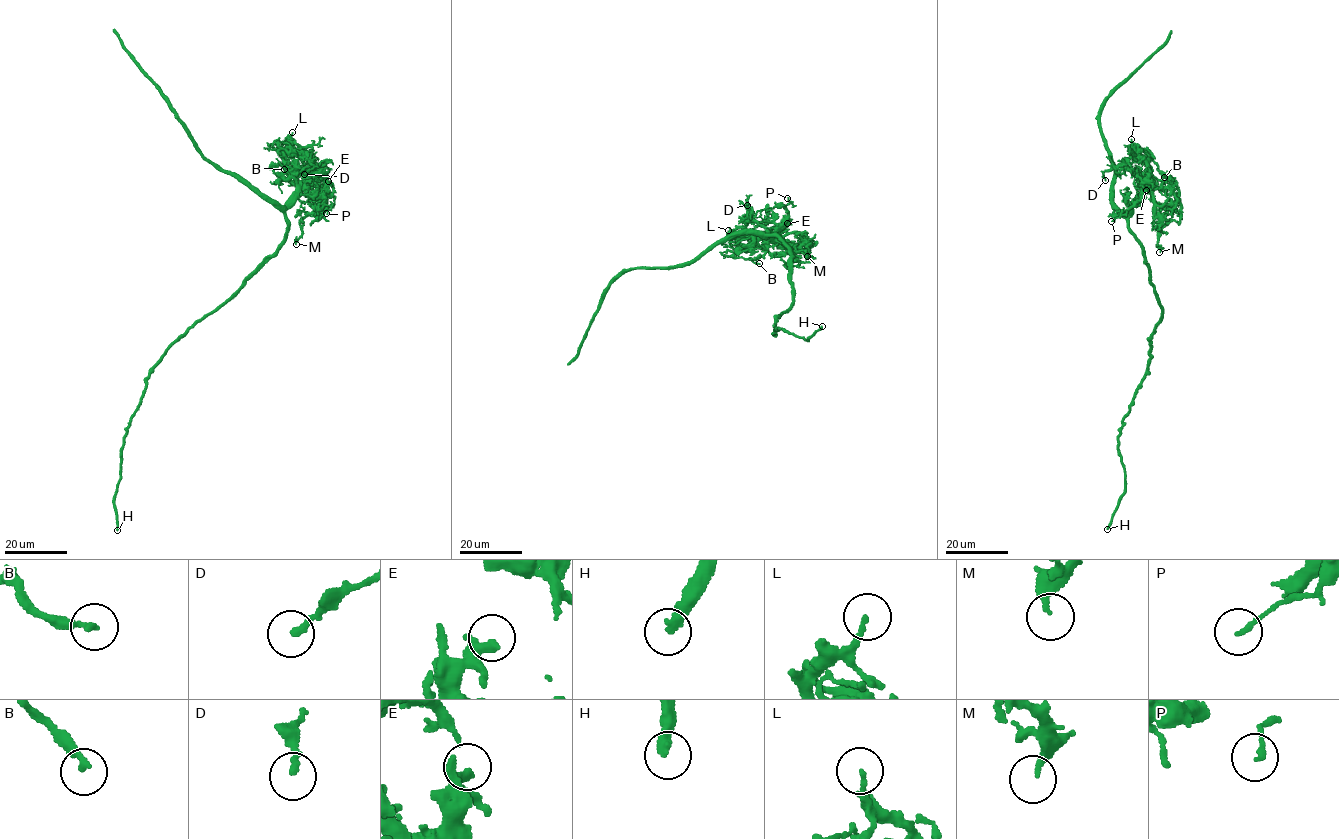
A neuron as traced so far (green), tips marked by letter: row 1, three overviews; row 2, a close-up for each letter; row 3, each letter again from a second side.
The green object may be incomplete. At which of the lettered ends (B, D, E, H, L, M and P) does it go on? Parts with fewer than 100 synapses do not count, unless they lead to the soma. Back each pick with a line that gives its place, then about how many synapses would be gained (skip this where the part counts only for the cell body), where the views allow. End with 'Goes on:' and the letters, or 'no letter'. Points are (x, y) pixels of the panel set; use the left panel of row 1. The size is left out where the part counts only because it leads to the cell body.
H: Place: (117, 530). Roughly 3000 synapses
Goes on: H

